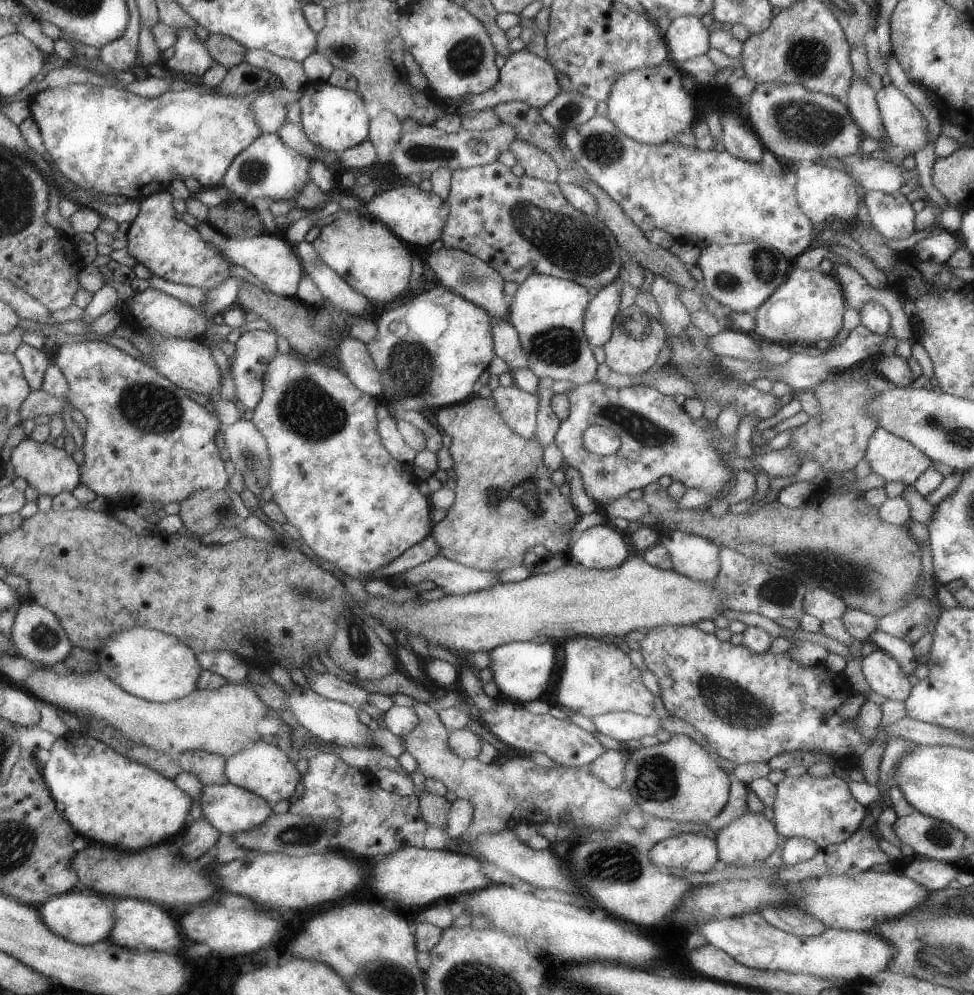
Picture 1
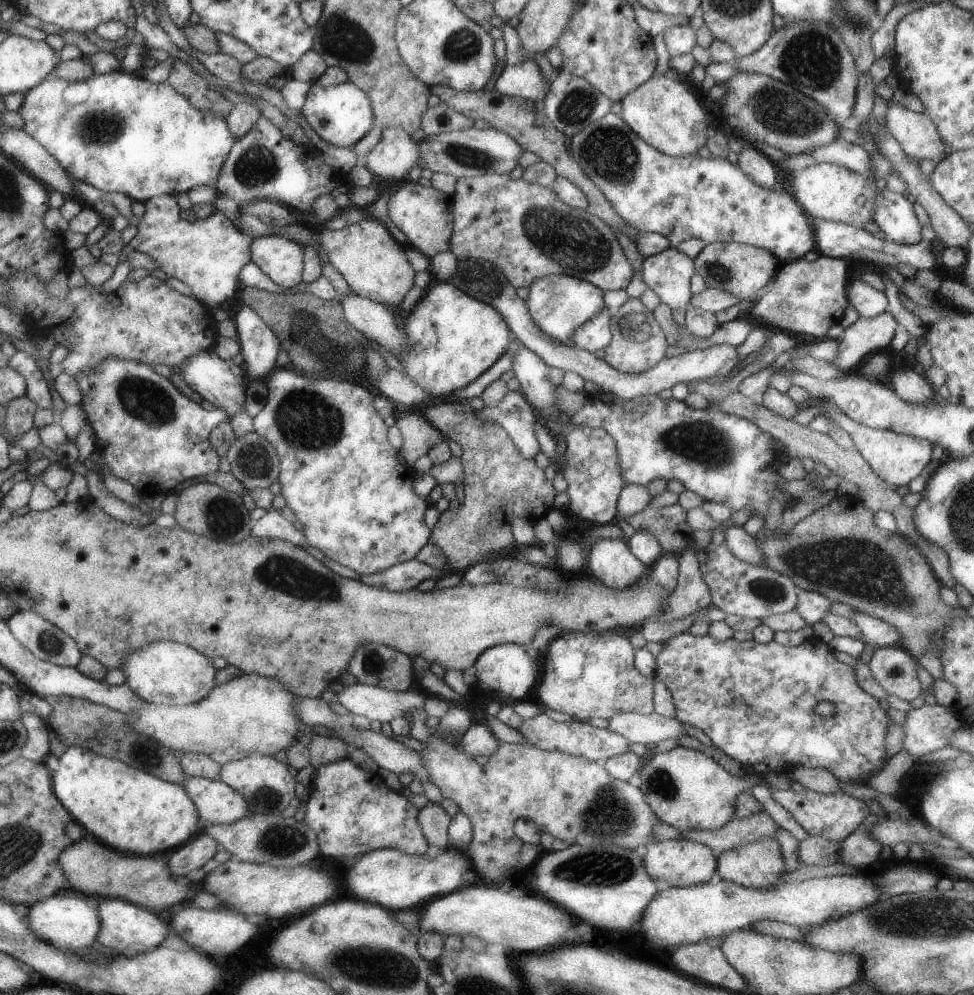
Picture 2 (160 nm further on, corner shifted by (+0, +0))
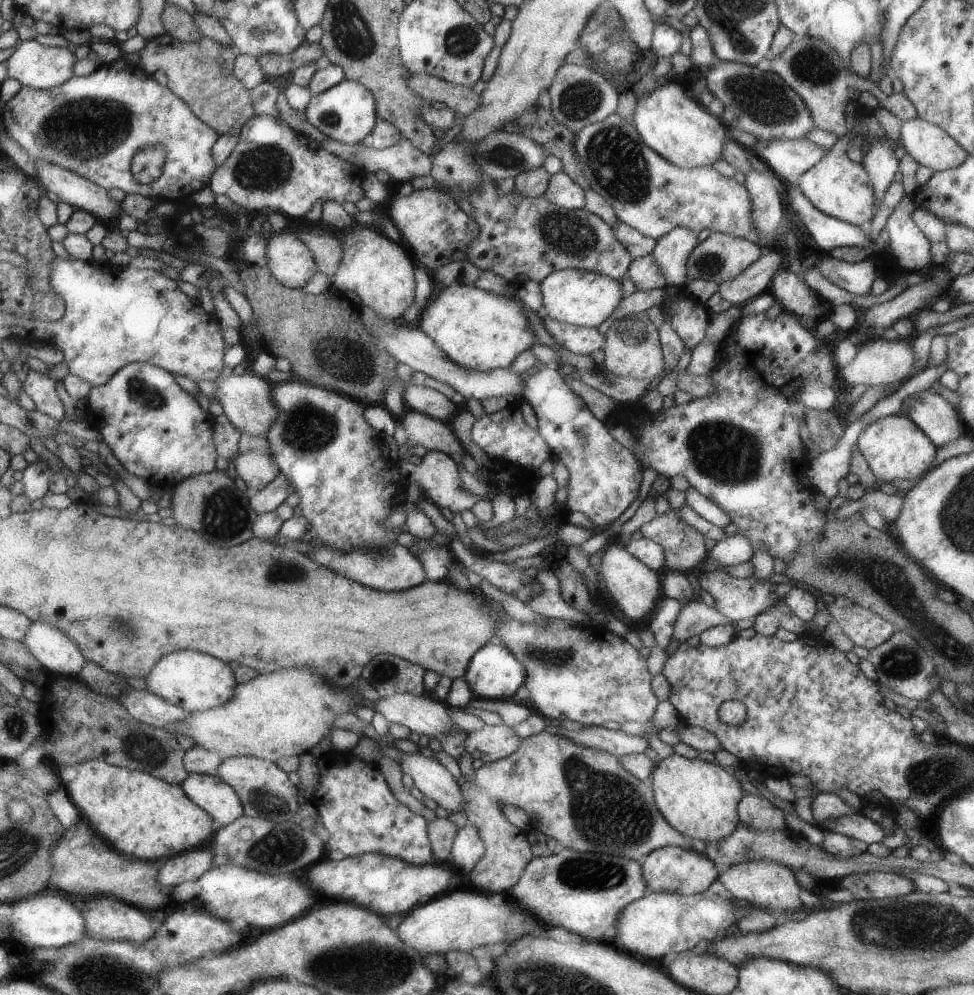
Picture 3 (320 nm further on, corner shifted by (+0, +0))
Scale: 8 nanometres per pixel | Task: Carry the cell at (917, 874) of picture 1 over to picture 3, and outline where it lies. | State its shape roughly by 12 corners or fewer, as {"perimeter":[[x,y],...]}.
{"perimeter":[[853,873],[834,880],[855,901],[897,898],[914,890],[897,873]]}

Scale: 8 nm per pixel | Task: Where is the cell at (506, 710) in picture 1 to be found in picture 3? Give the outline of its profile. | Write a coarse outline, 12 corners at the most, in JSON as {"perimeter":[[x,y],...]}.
{"perimeter":[[554,725],[557,734],[581,746],[615,755],[651,749],[645,737],[631,736],[605,726],[583,726],[569,732]]}

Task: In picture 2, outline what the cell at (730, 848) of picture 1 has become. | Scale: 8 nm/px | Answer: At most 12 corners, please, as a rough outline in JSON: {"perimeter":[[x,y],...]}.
{"perimeter":[[754,840],[716,859],[721,880],[772,889],[786,872],[779,845]]}

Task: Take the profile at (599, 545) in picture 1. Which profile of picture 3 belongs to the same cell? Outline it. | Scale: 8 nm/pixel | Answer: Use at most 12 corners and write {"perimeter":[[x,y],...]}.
{"perimeter":[[616,541],[601,554],[600,576],[629,620],[651,615],[661,574]]}

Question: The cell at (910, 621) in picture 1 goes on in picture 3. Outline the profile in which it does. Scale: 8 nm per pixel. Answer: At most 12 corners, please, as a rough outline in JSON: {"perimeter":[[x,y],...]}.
{"perimeter":[[834,595],[826,609],[852,644],[875,648],[896,628]]}

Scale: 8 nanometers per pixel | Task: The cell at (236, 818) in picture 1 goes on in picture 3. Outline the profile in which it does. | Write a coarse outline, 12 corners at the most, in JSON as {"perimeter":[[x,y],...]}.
{"perimeter":[[188,773],[180,787],[225,827],[243,815],[239,797],[217,775]]}

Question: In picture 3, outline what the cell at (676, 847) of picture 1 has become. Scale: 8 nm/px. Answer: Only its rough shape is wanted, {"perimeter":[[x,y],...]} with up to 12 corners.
{"perimeter":[[664,846],[645,856],[649,890],[706,893],[719,876],[709,857]]}

